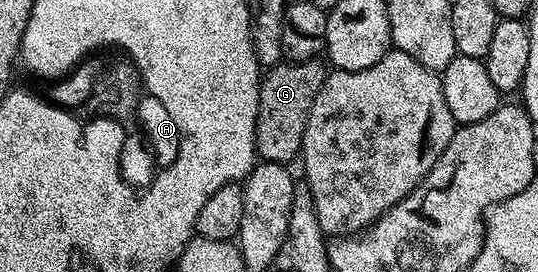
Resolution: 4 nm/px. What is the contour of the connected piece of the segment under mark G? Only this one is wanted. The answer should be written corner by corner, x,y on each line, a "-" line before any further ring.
317,58
304,63
282,62
262,75
257,107
257,156
262,161
288,165
289,160
298,159
315,94
327,75
326,65
320,62

